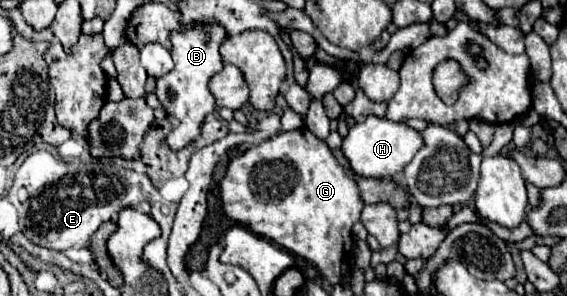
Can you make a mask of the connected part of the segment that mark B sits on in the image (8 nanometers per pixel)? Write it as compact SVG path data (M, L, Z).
M191 24L189 28L181 28L171 32L171 54L175 62L175 70L161 76L157 80L157 96L161 104L165 106L167 114L179 120L179 126L173 128L173 132L167 136L167 142L173 150L185 148L189 142L193 142L199 136L199 128L207 114L215 110L215 98L209 90L209 80L213 74L223 70L223 58L219 54L219 46L225 40L227 32L221 24Z

